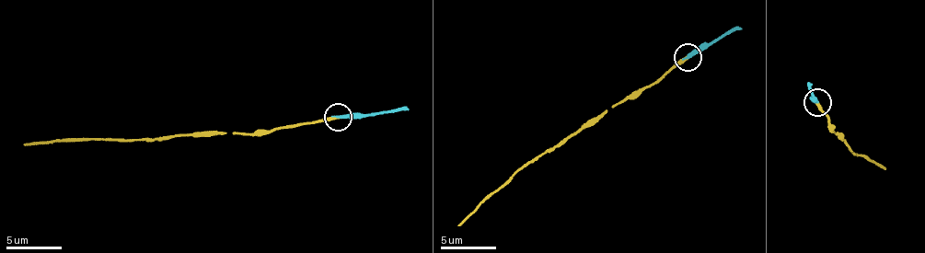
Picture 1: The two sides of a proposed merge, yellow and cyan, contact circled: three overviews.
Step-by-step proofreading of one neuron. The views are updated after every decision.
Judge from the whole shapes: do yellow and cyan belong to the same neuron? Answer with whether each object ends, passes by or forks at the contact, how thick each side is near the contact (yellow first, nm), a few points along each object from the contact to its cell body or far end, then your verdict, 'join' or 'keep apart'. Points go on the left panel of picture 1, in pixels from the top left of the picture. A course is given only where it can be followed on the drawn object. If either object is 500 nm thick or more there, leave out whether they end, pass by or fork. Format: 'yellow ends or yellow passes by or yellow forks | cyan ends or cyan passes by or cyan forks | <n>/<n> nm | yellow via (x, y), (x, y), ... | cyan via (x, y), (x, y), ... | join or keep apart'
yellow ends | cyan ends | 280/340 nm | yellow via (338, 117), (253, 132), (22, 144) | cyan via (338, 117), (373, 117), (409, 108) | join

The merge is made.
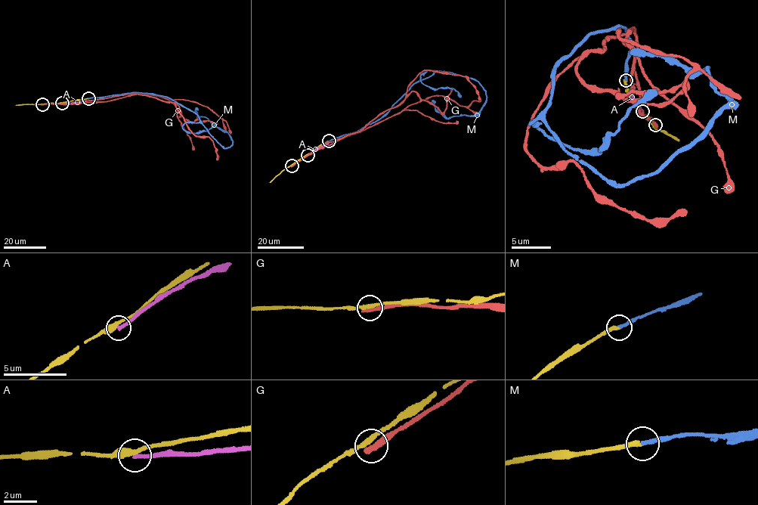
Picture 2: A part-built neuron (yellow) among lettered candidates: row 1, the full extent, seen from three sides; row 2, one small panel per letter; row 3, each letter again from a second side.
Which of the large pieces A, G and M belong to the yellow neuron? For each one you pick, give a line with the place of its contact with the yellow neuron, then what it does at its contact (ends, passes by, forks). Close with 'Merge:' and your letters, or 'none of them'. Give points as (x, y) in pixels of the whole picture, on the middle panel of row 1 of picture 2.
M: contact (329, 140); it ends
Merge: M

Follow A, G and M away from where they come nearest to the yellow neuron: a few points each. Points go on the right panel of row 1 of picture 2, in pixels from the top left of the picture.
A: (641, 110), (632, 101), (634, 94), (631, 88)
G: (654, 124), (629, 100), (635, 55), (614, 35), (555, 82), (526, 144), (645, 219), (687, 211)
M: (625, 79), (625, 26), (588, 32), (556, 67), (544, 119), (618, 184), (729, 100), (706, 69), (630, 51)

